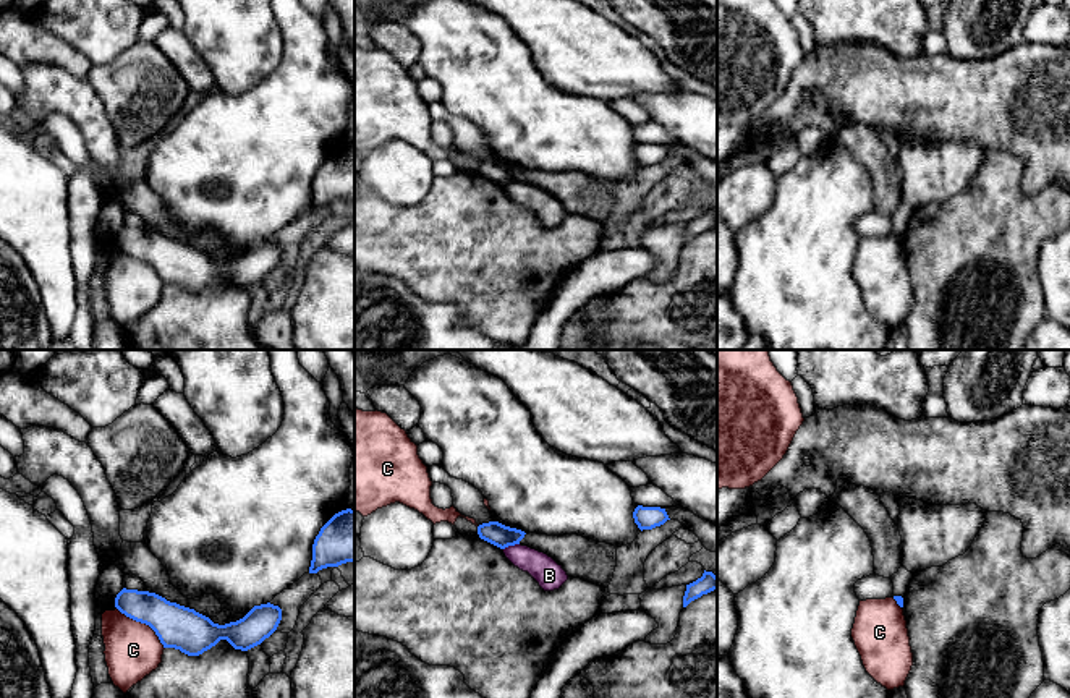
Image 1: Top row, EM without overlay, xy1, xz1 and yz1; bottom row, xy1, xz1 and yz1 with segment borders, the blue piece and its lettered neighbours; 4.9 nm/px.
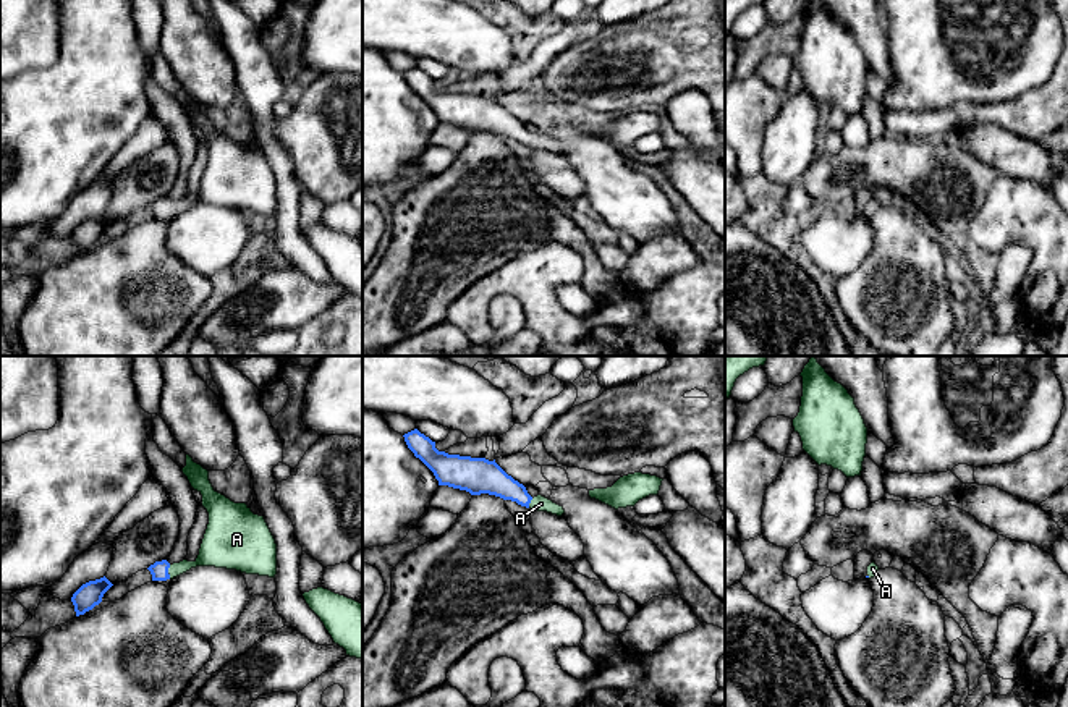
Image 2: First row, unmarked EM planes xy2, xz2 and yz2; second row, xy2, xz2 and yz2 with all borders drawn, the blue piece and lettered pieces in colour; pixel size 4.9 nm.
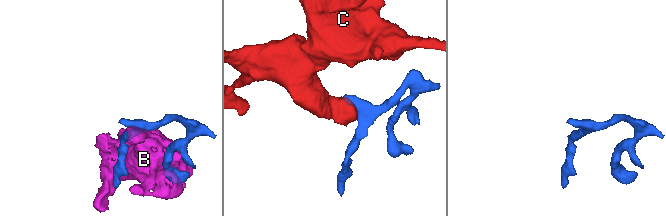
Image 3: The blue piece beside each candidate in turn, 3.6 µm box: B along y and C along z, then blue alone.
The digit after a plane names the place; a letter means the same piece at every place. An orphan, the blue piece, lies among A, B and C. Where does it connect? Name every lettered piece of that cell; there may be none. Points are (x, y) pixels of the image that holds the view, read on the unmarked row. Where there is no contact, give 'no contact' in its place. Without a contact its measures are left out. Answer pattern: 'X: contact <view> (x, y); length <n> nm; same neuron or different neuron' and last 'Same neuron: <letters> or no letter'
A: contact xy2 (167, 209); length 70 nm; same neuron
B: contact xz1 (510, 182); length 90 nm; different neuron
C: contact xy1 (144, 259); length 320 nm; different neuron
Same neuron: A

